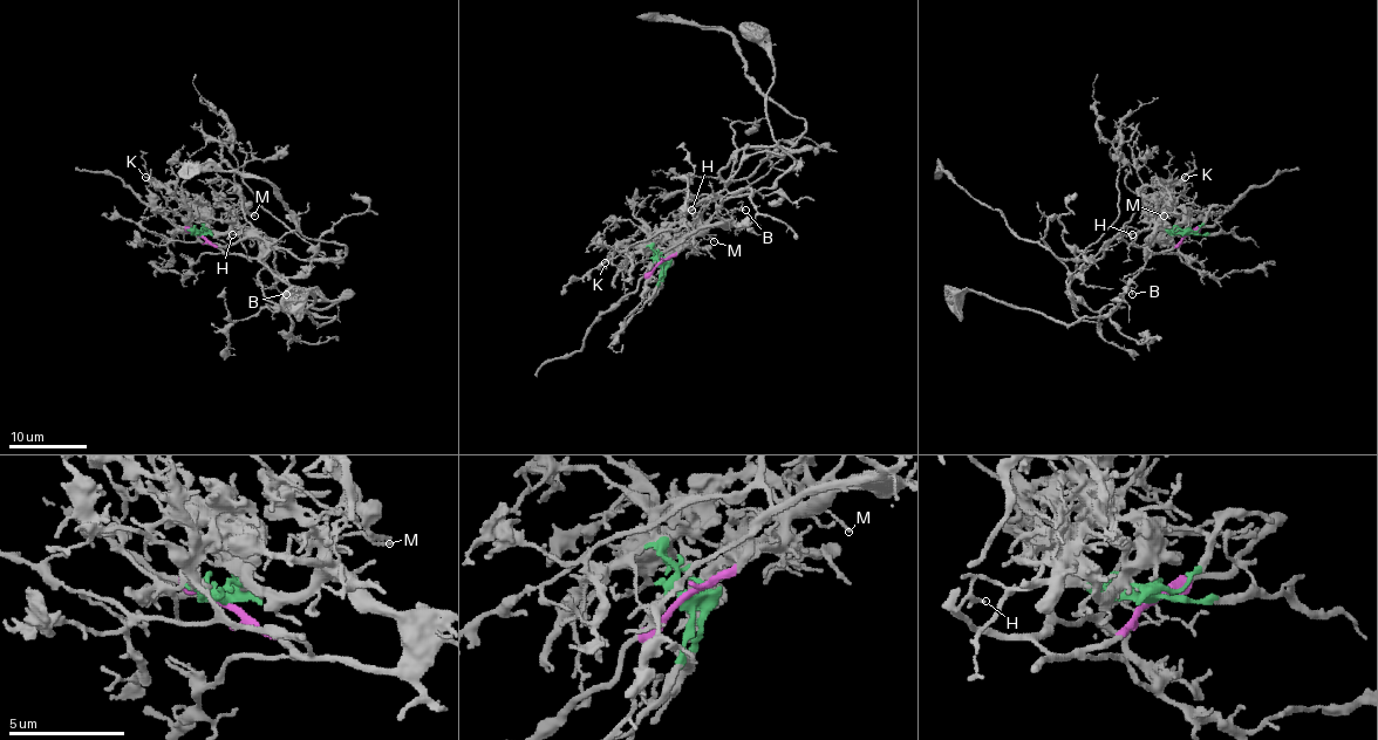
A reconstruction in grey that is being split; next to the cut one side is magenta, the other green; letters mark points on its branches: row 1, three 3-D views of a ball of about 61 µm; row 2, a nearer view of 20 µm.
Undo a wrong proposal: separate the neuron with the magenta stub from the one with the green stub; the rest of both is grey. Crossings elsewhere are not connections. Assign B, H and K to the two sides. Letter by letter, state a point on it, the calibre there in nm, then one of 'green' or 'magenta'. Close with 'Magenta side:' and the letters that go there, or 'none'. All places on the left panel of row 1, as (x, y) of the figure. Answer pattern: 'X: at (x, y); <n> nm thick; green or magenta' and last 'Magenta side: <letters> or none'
B: at (286, 294); 110 nm thick; magenta
H: at (232, 234); 130 nm thick; magenta
K: at (145, 177); 160 nm thick; green
Magenta side: B, H

